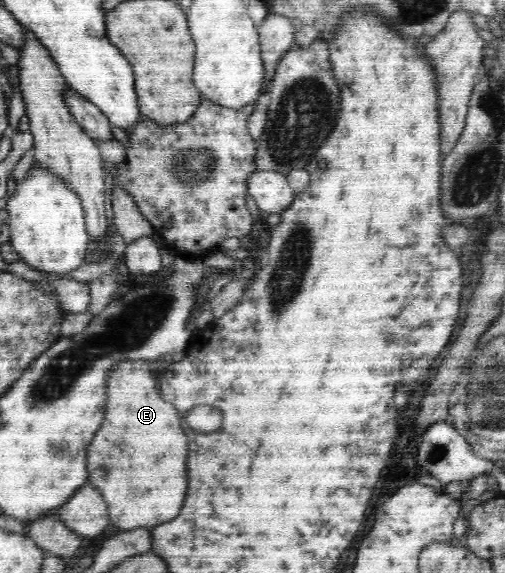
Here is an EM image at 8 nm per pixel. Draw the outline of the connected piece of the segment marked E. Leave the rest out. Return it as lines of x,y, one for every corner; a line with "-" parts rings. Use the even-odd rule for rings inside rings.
128,360
114,367
110,379
107,380
106,417
87,449
87,483
104,497
111,523
125,532
139,527
157,526
174,519
182,509
186,497
188,436
180,427
178,411
160,397
154,375
148,365
150,363
146,361

